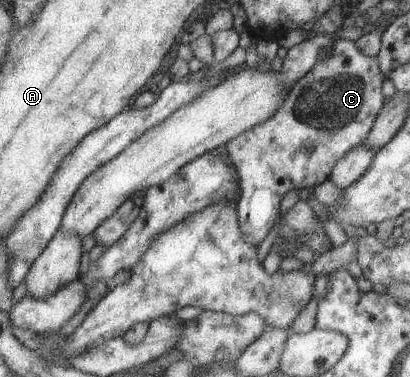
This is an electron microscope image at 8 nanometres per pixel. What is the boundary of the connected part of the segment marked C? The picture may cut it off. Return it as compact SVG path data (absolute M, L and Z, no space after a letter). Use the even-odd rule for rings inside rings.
M336 38L332 44L328 46L328 52L329 56L322 60L318 60L309 72L306 72L299 80L294 82L294 85L292 85L292 88L290 88L288 92L288 96L286 96L284 102L280 104L280 108L278 108L268 120L264 120L261 124L256 124L255 126L252 126L252 128L240 132L238 136L234 136L232 140L226 142L226 151L228 151L231 164L238 175L238 186L240 188L240 197L238 198L238 202L236 202L238 228L240 228L240 234L242 234L244 242L250 244L250 246L258 247L260 242L264 241L268 232L274 227L274 223L277 221L275 205L278 200L280 200L289 190L297 191L324 183L330 175L332 168L334 168L338 160L342 159L342 156L346 156L352 148L358 148L358 146L362 146L365 143L366 136L368 135L368 132L370 132L370 128L372 128L376 116L382 109L384 98L382 96L381 87L386 78L384 77L384 74L380 72L380 68L378 68L377 58L364 56L364 54L356 48L355 42L343 40L342 38Z

